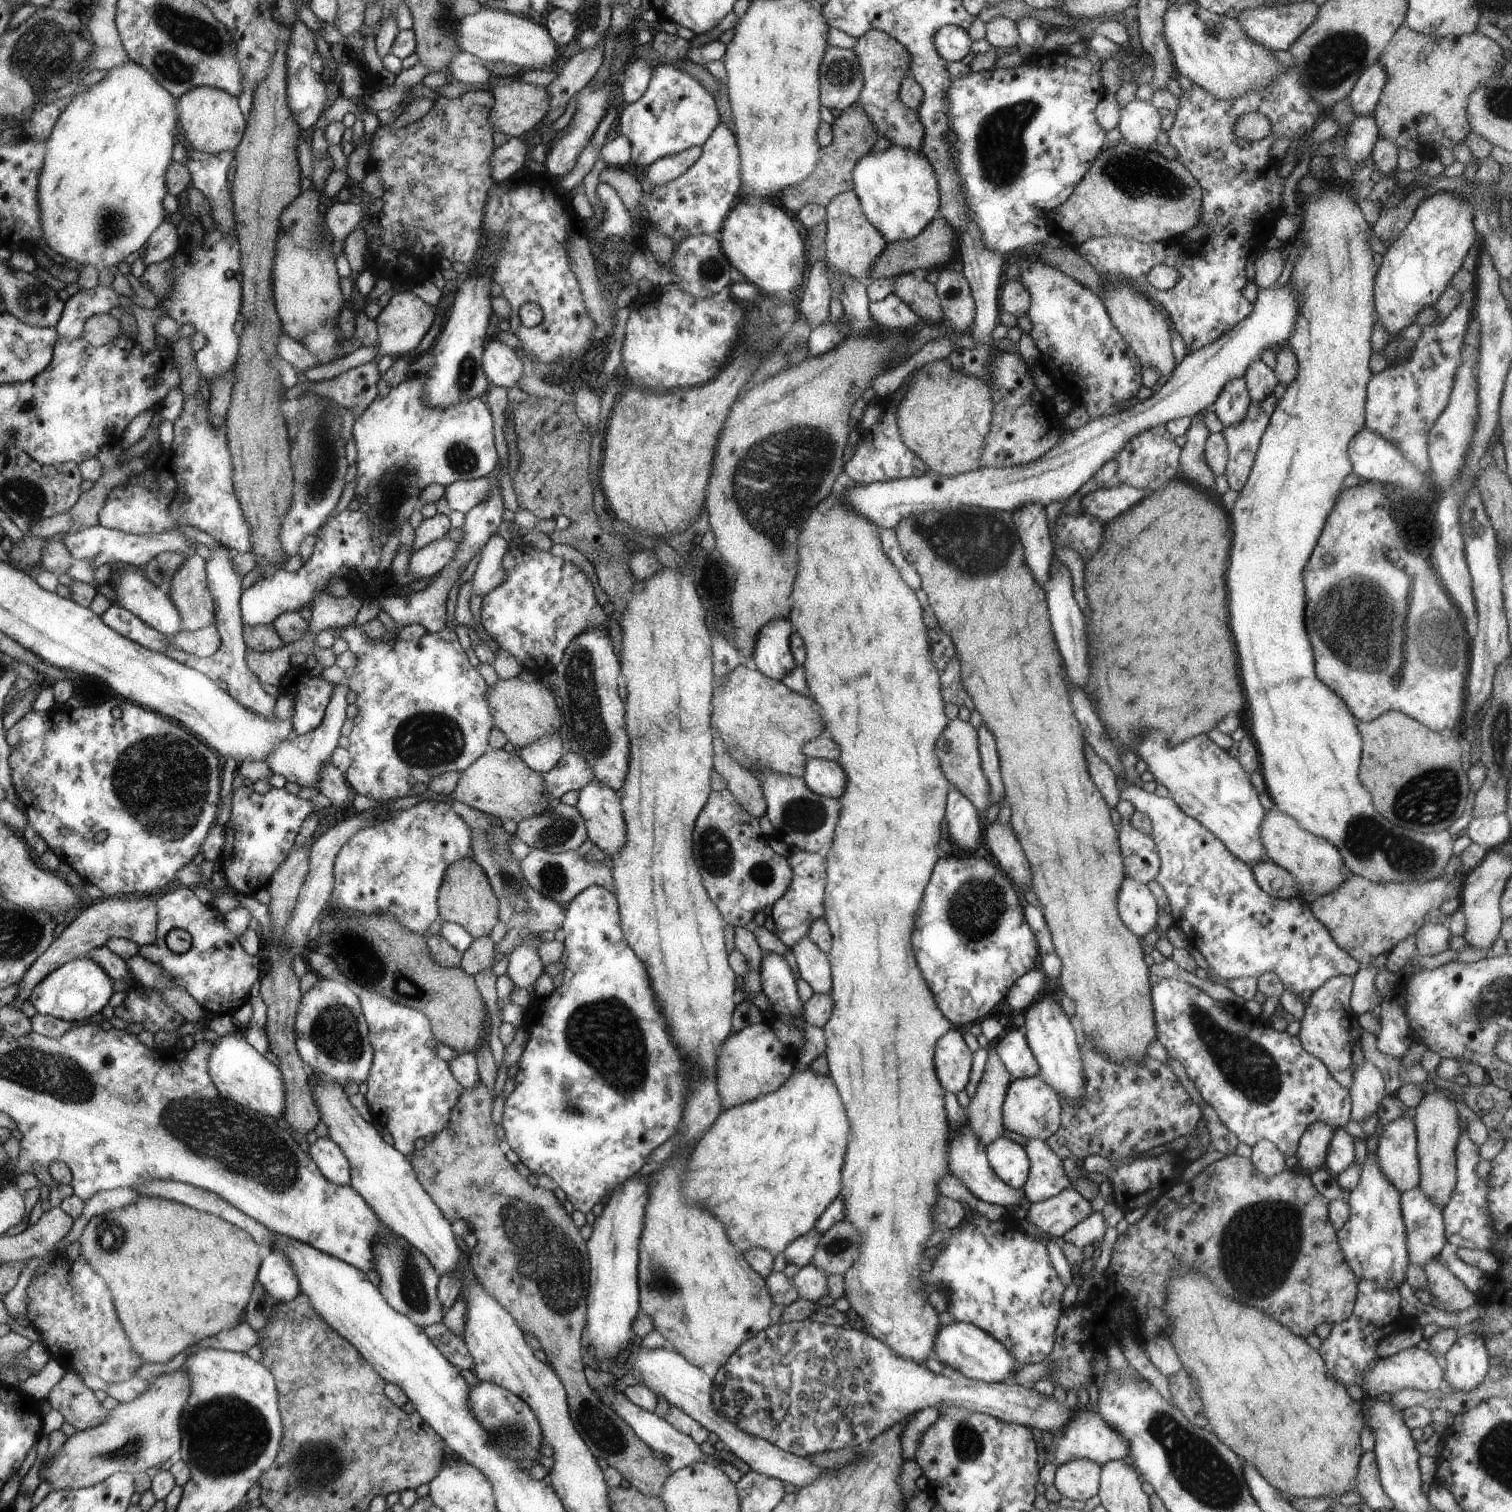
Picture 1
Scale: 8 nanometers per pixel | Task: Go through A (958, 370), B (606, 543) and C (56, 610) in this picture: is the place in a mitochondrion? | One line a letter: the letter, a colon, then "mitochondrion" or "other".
A: other
B: other
C: other

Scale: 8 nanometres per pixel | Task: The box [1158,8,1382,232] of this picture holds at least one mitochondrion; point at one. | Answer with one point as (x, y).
(1339, 56)

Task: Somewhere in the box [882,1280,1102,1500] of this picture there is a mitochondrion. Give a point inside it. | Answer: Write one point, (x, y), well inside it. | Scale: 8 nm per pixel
(968, 1445)

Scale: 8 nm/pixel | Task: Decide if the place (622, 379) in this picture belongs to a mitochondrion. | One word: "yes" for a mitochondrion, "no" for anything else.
no

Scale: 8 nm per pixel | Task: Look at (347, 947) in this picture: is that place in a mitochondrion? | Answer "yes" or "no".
yes

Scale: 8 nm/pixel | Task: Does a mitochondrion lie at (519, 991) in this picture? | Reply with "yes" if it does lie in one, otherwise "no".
no

